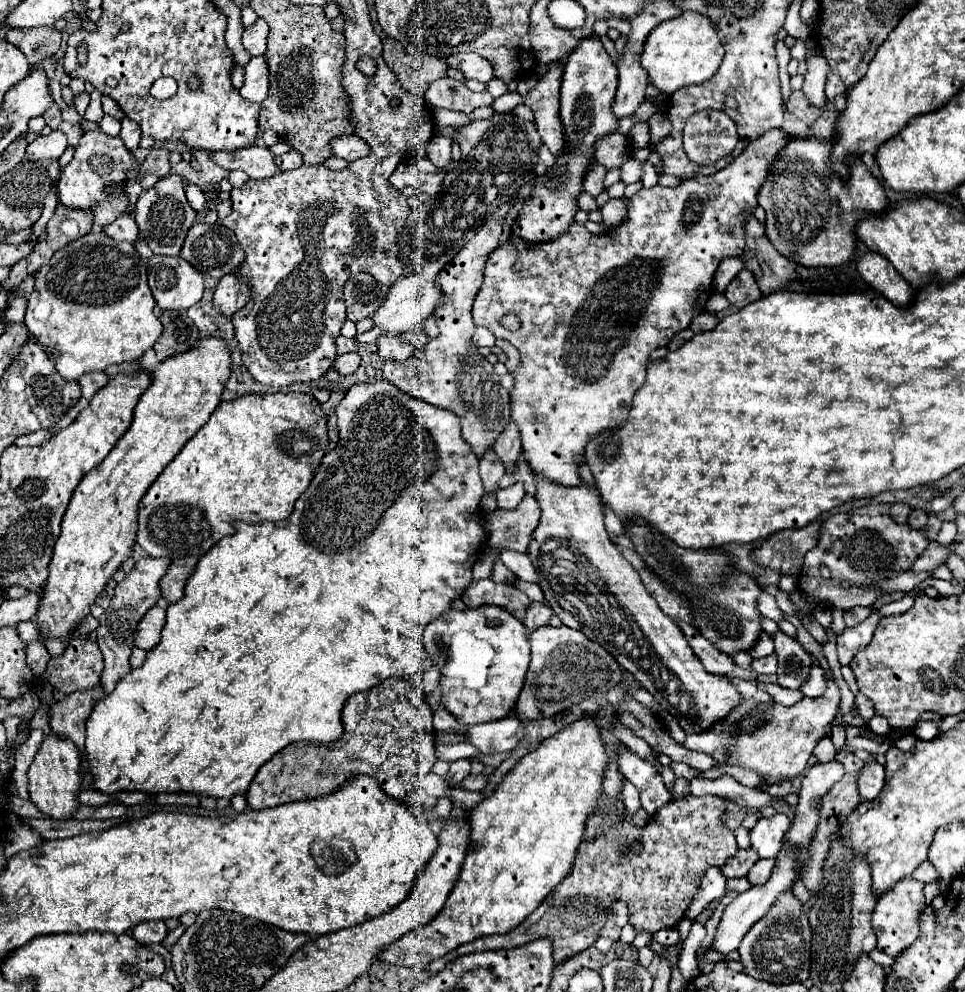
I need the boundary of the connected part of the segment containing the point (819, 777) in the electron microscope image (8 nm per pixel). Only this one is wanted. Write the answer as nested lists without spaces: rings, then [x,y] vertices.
[[[839,761],[829,763],[817,763],[809,767],[803,775],[803,785],[799,791],[799,803],[795,811],[795,821],[791,829],[787,831],[787,841],[795,847],[799,847],[799,857],[803,857],[803,863],[807,863],[807,845],[813,837],[813,831],[819,821],[819,803],[823,793],[835,785],[845,775],[845,767]]]

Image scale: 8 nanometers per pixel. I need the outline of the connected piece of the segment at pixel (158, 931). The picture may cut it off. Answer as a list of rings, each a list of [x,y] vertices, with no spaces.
[[[141,921],[131,927],[131,935],[143,945],[161,943],[167,935],[167,927],[163,921]]]

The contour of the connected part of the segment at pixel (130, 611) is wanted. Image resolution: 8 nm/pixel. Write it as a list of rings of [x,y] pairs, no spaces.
[[[145,557],[141,561],[137,561],[135,569],[121,581],[117,583],[115,587],[115,595],[111,599],[111,605],[109,609],[99,617],[99,629],[97,629],[97,645],[103,653],[103,661],[105,661],[105,669],[103,669],[103,675],[101,675],[101,689],[105,695],[109,695],[117,681],[123,679],[125,675],[131,673],[131,663],[129,663],[129,657],[131,657],[131,651],[135,647],[135,631],[137,631],[137,625],[141,621],[141,617],[157,603],[157,599],[161,597],[161,587],[159,587],[159,581],[161,577],[167,573],[167,567],[169,567],[169,561],[167,557],[161,557],[161,559],[153,559],[153,557]]]

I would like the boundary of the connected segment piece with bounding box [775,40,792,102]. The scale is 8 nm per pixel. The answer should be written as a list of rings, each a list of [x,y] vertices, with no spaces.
[[[778,40],[775,45],[777,60],[779,63],[779,78],[781,82],[781,93],[783,101],[786,102],[791,93],[790,74],[788,73],[788,64],[791,60],[790,49],[785,45],[784,41]]]

